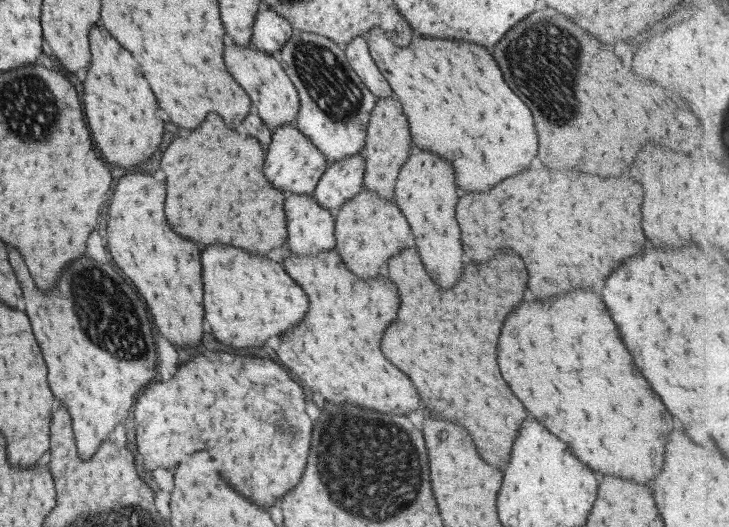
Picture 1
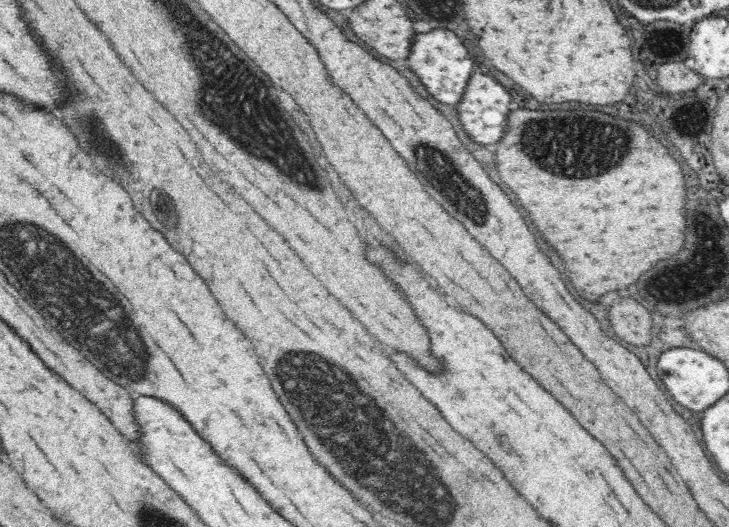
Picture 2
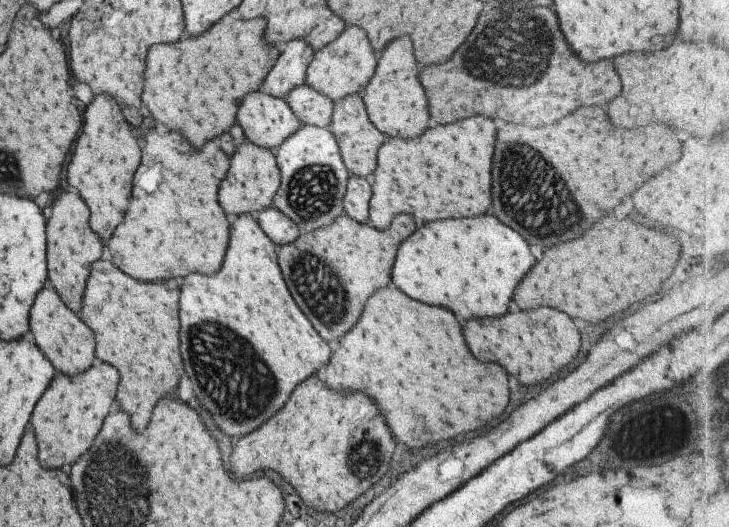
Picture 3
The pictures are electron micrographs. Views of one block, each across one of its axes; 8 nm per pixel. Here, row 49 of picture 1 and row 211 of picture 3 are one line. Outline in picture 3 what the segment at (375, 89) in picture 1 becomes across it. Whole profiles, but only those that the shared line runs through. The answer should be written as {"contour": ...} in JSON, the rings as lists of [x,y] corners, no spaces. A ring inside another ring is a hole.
{"contour":[[[349,175],[345,196],[343,196],[344,214],[357,224],[369,224],[368,222],[368,202],[371,194],[369,179]]]}

